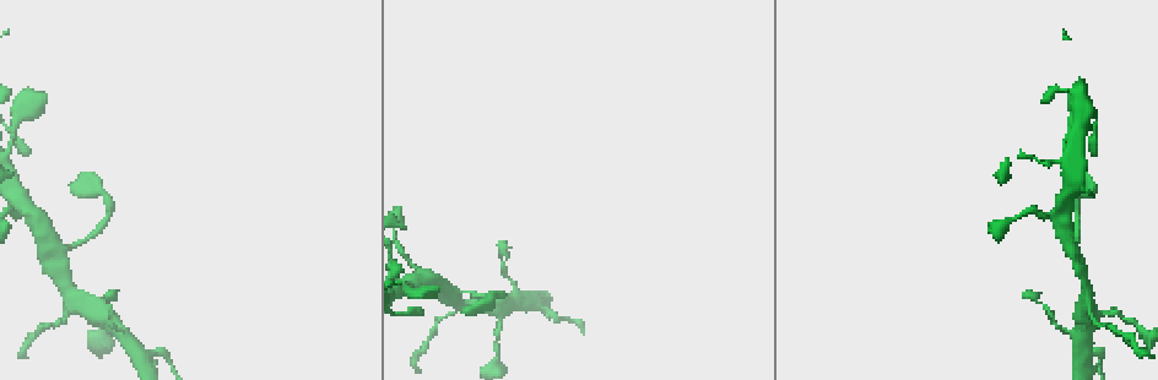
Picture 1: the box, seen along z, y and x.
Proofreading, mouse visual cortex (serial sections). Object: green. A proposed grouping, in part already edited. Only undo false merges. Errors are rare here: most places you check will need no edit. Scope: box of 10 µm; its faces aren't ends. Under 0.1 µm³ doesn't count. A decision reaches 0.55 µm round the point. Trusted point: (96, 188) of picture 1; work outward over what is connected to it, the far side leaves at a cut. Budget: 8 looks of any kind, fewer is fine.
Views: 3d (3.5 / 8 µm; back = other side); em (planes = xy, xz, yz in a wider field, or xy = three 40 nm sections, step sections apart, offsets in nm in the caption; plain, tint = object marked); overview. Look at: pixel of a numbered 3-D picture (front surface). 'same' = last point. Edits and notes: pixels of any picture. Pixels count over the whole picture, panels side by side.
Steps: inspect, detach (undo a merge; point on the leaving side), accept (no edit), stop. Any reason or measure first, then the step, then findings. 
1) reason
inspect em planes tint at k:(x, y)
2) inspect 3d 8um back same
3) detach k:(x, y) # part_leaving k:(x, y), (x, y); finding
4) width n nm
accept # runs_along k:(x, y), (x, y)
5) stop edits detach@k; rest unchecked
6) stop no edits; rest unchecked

sudden change in width
inspect 3d 3.5um at 1:(453, 290)

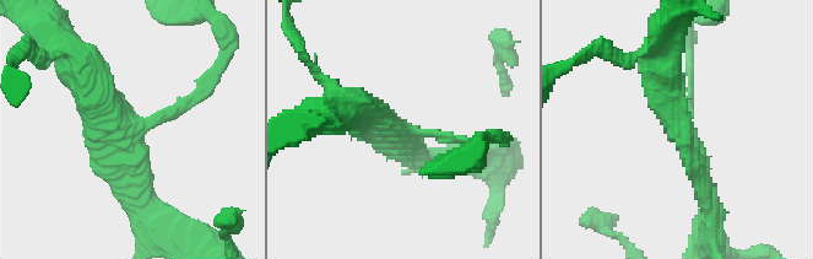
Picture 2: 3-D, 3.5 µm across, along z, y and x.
inspect em xy step 5 tint at 2:(684, 128)

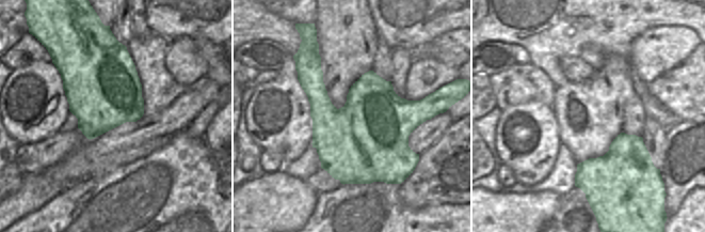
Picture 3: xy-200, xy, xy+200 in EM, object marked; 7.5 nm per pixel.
accept # runs_along 2:(475, 139), (400, 133), (354, 111); all the same cell

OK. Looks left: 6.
calibre changes
inspect 3d 8um at 1:(15, 125)

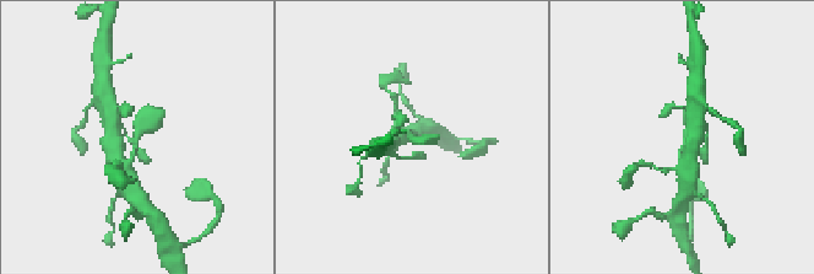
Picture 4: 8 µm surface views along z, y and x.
inspect em planes tint same

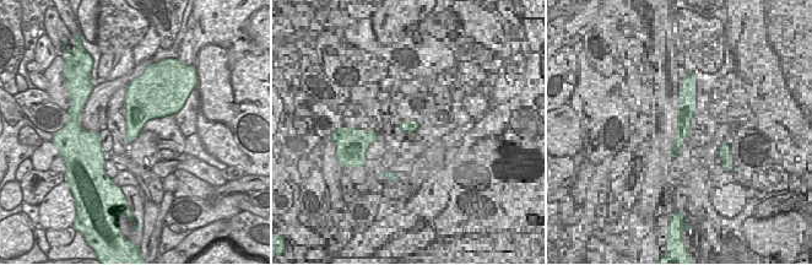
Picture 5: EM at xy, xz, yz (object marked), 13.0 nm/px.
accept # runs_along 4:(125, 166), (140, 122), (158, 112); one cell here

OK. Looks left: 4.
narrows sharply
inspect 3d 8um at 1:(495, 349)

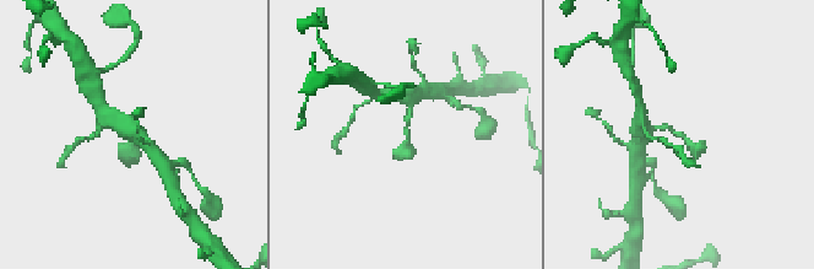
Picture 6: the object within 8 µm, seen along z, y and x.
closer look
inspect 3d 3.5um same

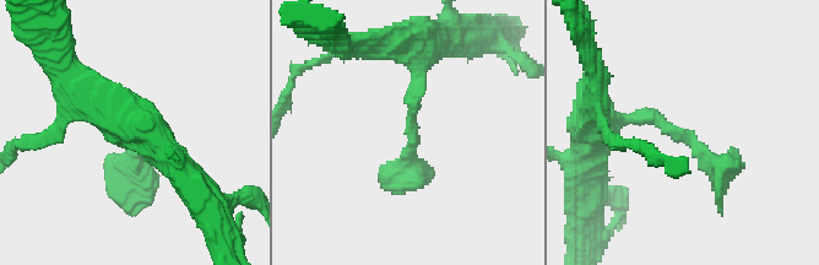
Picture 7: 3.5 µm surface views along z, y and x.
accept # all the same cell

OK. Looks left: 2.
stop no edits; rest unchecked

